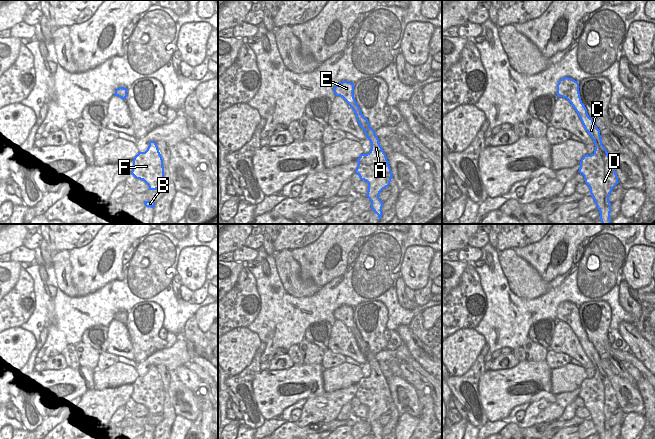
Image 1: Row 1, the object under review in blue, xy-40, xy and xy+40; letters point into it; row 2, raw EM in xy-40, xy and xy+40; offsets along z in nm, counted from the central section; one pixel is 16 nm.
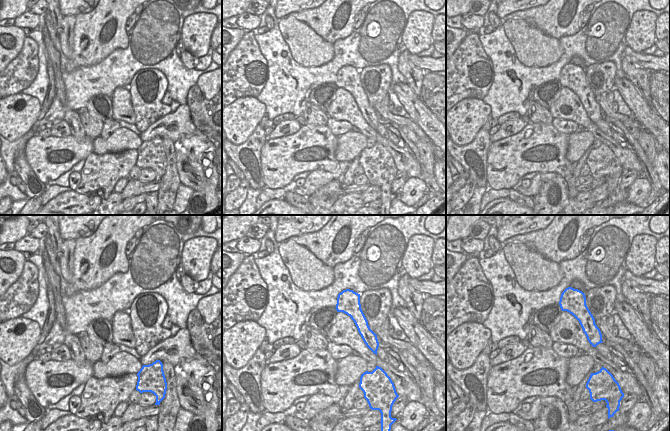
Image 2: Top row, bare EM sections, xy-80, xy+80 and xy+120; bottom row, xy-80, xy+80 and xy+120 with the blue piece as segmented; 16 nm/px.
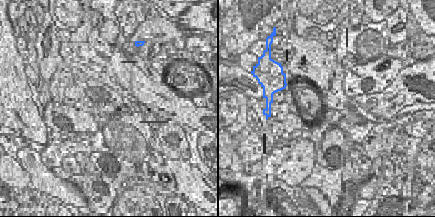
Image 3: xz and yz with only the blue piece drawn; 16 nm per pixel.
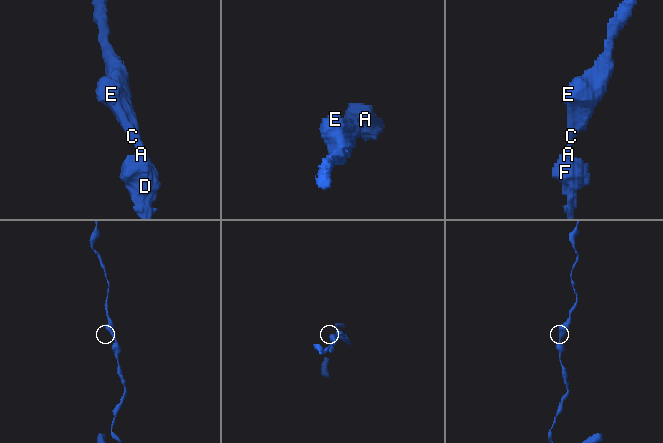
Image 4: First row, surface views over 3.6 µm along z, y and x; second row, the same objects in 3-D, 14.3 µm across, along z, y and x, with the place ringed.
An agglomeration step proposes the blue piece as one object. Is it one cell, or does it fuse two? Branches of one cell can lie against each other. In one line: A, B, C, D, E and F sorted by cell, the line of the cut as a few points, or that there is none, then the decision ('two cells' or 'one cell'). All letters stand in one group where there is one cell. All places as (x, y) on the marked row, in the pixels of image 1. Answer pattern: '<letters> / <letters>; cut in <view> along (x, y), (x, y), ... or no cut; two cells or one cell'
A B C D E F; no cut; one cell

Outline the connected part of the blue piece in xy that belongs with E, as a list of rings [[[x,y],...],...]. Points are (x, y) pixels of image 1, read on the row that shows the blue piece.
[[[342,81],[333,88],[333,91],[336,96],[342,97],[353,109],[360,127],[366,134],[366,138],[370,140],[371,150],[367,154],[361,154],[357,159],[358,165],[355,173],[359,175],[361,180],[368,183],[366,195],[371,201],[371,209],[378,215],[380,221],[383,202],[380,200],[379,194],[390,185],[393,177],[389,162],[378,137],[375,135],[375,130],[370,127],[368,119],[363,116],[354,98],[354,83]]]

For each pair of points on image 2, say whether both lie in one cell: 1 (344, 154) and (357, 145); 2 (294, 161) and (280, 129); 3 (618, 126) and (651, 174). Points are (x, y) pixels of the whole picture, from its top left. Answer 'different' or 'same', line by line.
1: same
2: different
3: same

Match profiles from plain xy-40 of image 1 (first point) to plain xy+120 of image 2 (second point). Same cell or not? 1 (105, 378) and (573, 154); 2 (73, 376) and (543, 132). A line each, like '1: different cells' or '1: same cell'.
1: same cell
2: same cell

